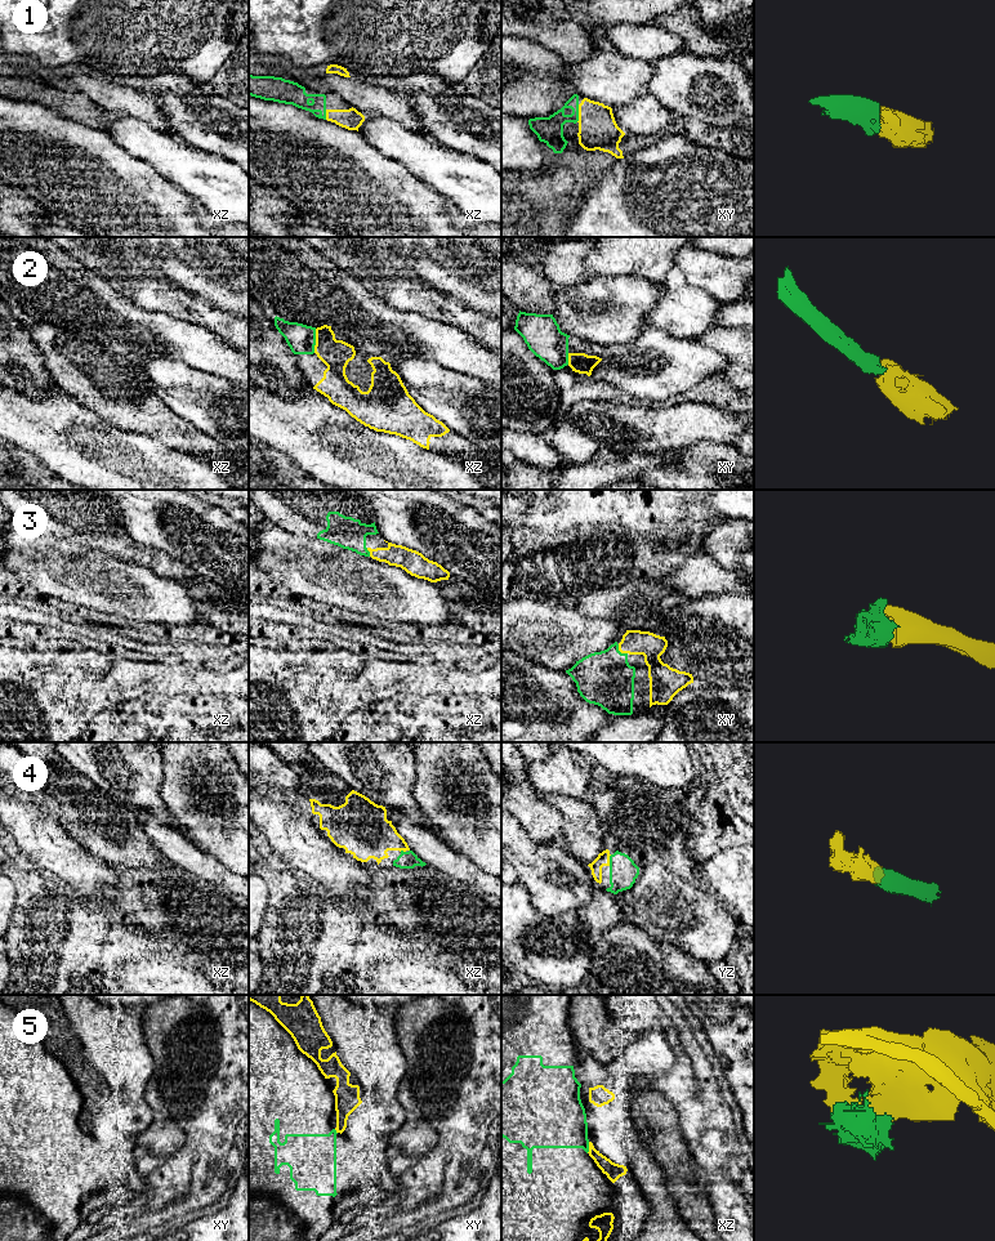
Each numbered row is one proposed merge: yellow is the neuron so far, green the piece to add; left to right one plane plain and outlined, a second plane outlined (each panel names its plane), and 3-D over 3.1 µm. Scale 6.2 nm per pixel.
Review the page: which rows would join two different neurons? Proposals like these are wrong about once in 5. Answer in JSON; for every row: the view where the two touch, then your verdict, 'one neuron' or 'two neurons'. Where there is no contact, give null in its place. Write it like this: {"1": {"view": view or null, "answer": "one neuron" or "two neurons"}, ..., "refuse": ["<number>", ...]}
{"1": {"view": "xy", "answer": "one neuron"}, "2": {"view": "xz", "answer": "one neuron"}, "3": {"view": "xy", "answer": "one neuron"}, "4": {"view": "yz", "answer": "one neuron"}, "5": {"view": "xz", "answer": "two neurons"}, "refuse": ["5"]}

